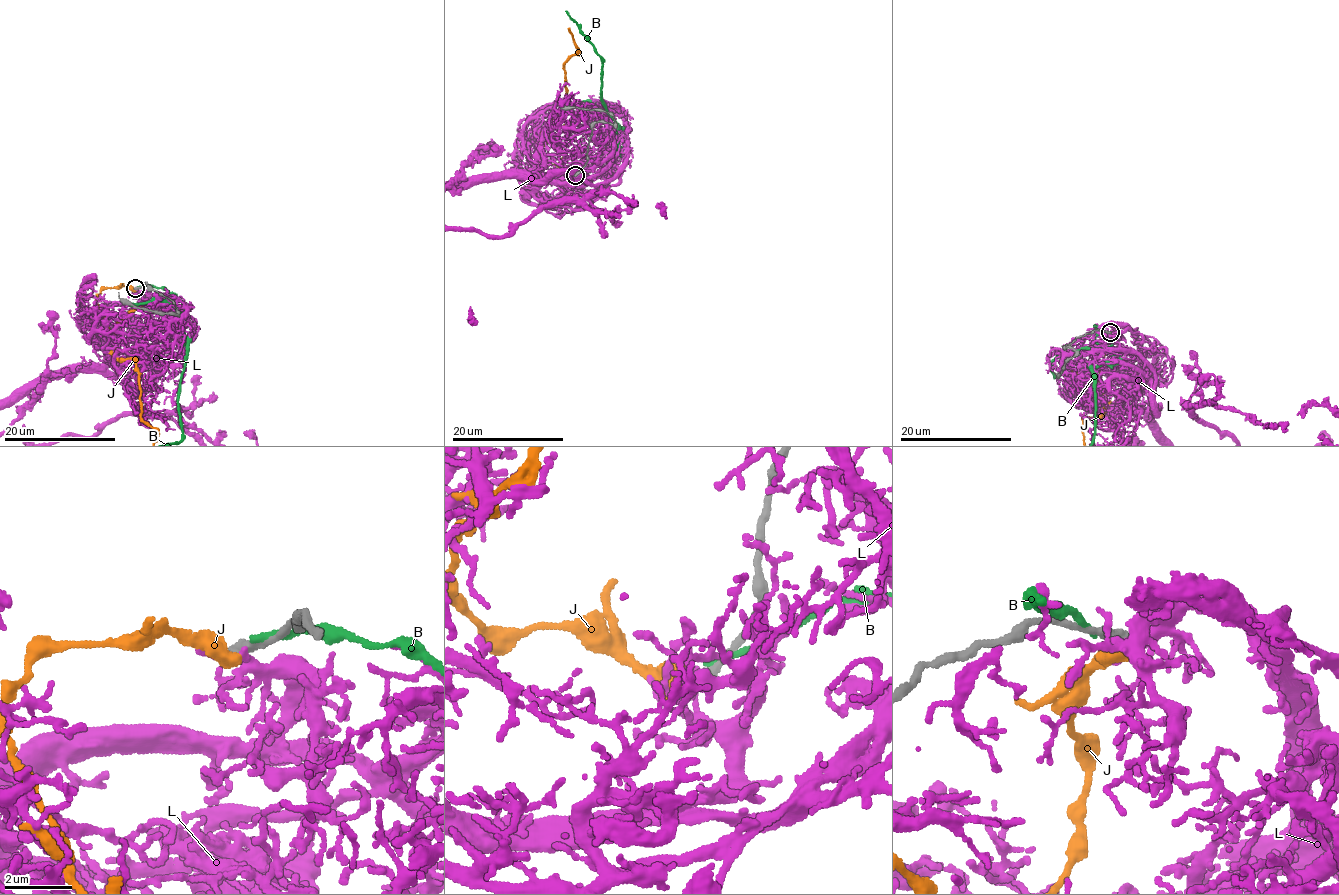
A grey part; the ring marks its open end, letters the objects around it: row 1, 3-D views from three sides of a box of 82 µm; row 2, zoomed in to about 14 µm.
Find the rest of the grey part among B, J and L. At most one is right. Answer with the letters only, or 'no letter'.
no letter

